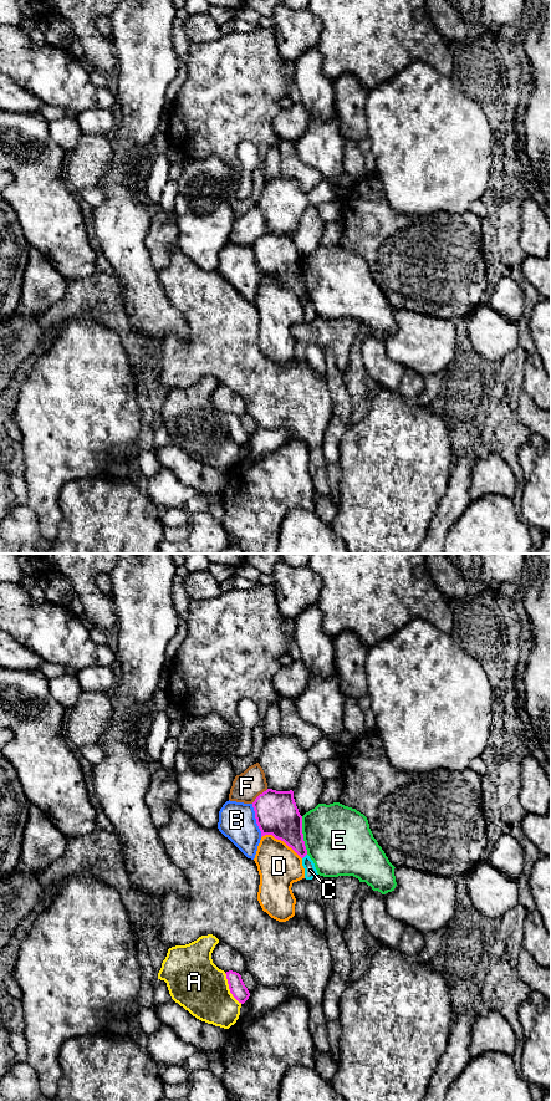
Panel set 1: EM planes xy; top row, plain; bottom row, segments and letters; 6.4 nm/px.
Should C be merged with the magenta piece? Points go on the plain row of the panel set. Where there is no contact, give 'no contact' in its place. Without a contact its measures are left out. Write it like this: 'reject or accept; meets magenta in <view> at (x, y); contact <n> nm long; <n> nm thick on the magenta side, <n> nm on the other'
reject; meets magenta in xy at (305, 297); contact 50 nm long; 220 nm thick on the magenta side, 80 nm on the other

